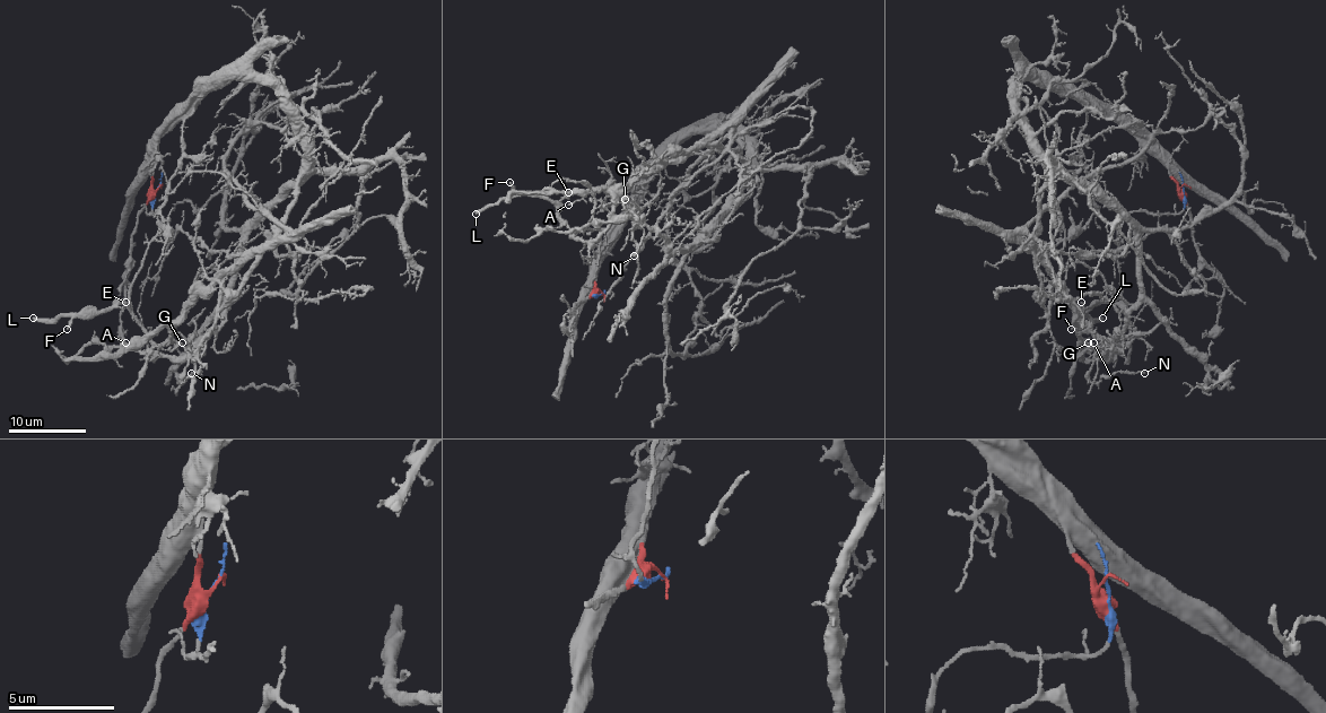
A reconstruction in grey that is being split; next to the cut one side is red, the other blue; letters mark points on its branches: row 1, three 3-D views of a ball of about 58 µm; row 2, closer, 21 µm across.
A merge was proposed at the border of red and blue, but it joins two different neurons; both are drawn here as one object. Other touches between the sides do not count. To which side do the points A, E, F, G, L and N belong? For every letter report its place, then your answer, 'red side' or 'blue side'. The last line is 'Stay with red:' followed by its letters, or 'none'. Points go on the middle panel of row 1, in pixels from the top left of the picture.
A: (568, 205) | blue side
E: (568, 192) | blue side
F: (509, 182) | blue side
G: (625, 199) | blue side
L: (476, 214) | blue side
N: (634, 255) | blue side
Stay with red: none

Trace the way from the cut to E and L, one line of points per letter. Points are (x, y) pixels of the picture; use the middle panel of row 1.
E: (603, 294), (595, 295), (592, 287), (601, 232), (573, 232), (559, 214), (559, 202), (568, 192)
L: (603, 294), (595, 295), (592, 287), (600, 229), (574, 233), (549, 200), (512, 194), (487, 203), (474, 214)

